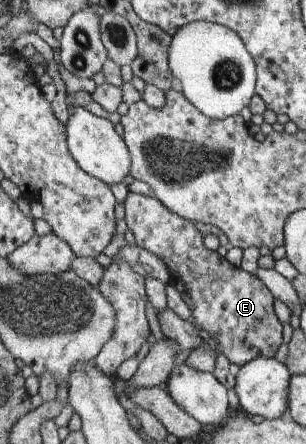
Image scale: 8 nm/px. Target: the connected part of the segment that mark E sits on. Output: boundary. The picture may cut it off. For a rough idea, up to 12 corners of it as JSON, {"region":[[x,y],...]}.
{"region":[[159,199],[124,219],[183,281],[195,324],[241,367],[275,357],[283,326],[259,277],[203,246]]}

